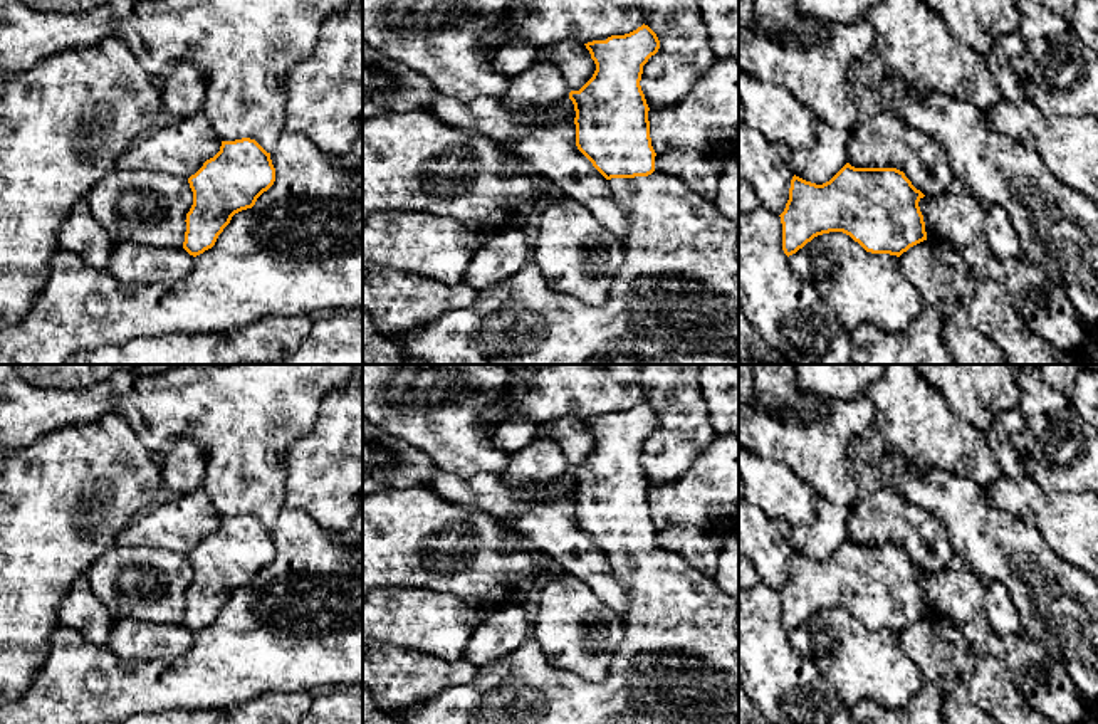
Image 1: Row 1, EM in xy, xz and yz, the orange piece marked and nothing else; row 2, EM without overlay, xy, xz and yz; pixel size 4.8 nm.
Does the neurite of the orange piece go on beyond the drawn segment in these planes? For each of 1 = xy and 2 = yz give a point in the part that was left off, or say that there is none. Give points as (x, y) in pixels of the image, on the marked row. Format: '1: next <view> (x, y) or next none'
1: next none
2: next none

